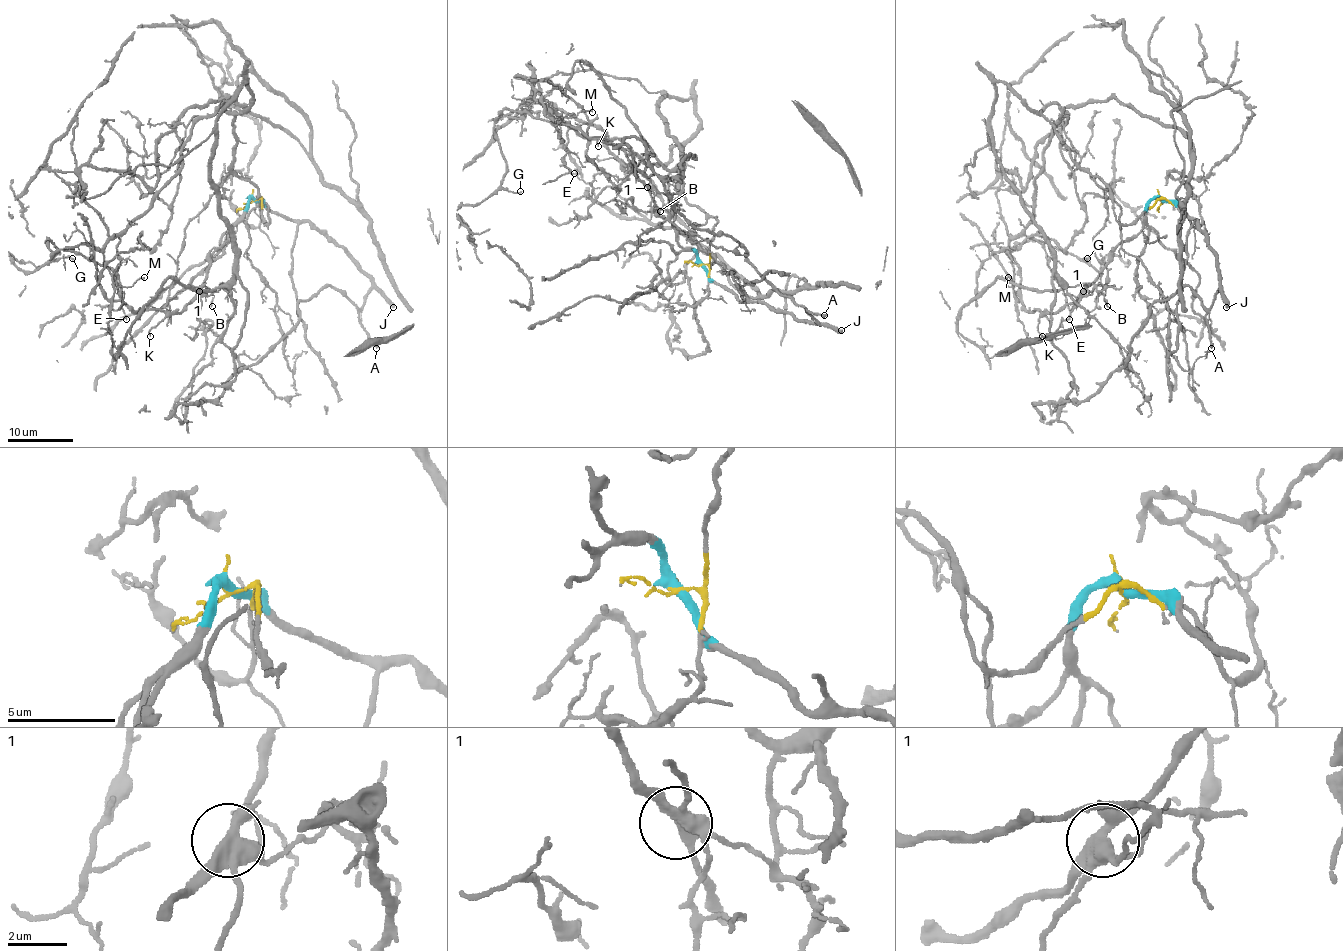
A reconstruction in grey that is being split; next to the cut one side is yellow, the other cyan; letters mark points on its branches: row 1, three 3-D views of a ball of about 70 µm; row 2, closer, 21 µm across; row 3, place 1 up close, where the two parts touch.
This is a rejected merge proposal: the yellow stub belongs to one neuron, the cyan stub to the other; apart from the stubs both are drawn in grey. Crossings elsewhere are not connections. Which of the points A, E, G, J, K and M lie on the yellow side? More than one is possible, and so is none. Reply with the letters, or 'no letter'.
E, M

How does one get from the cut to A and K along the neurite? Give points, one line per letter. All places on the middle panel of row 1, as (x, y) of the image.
A: (700, 263), (741, 301), (757, 301), (819, 324), (809, 312), (824, 316)
K: (700, 263), (658, 213), (622, 149), (602, 141), (597, 146)

